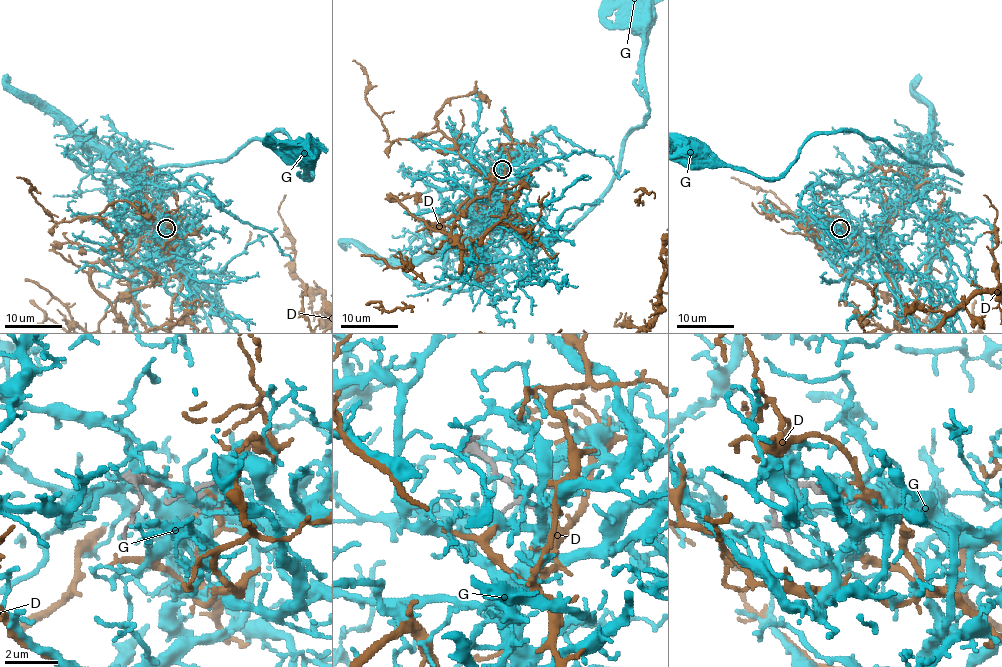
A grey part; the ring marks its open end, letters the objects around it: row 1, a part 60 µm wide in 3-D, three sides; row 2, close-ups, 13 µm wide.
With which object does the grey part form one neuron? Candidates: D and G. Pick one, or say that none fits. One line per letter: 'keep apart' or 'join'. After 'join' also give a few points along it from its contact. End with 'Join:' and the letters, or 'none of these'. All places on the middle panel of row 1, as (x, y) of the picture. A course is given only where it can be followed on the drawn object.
D: join
G: keep apart
Join: D

